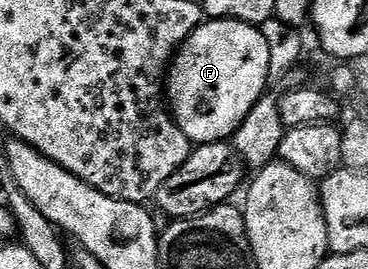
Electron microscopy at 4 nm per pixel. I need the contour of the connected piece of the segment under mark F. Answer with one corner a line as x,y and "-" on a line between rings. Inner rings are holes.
216,18
203,21
201,26
197,26
197,28
191,32
186,43
178,49
178,53
174,55
174,60
168,67
168,106
174,115
174,123
178,125
180,132
184,132
184,136
188,136
188,140
192,144
209,144
211,142
224,142
233,139
234,134
240,128
243,120
248,116
253,106
267,93
268,80
268,43
264,40
264,36
259,30
259,27
248,24
247,22
237,22
231,18

